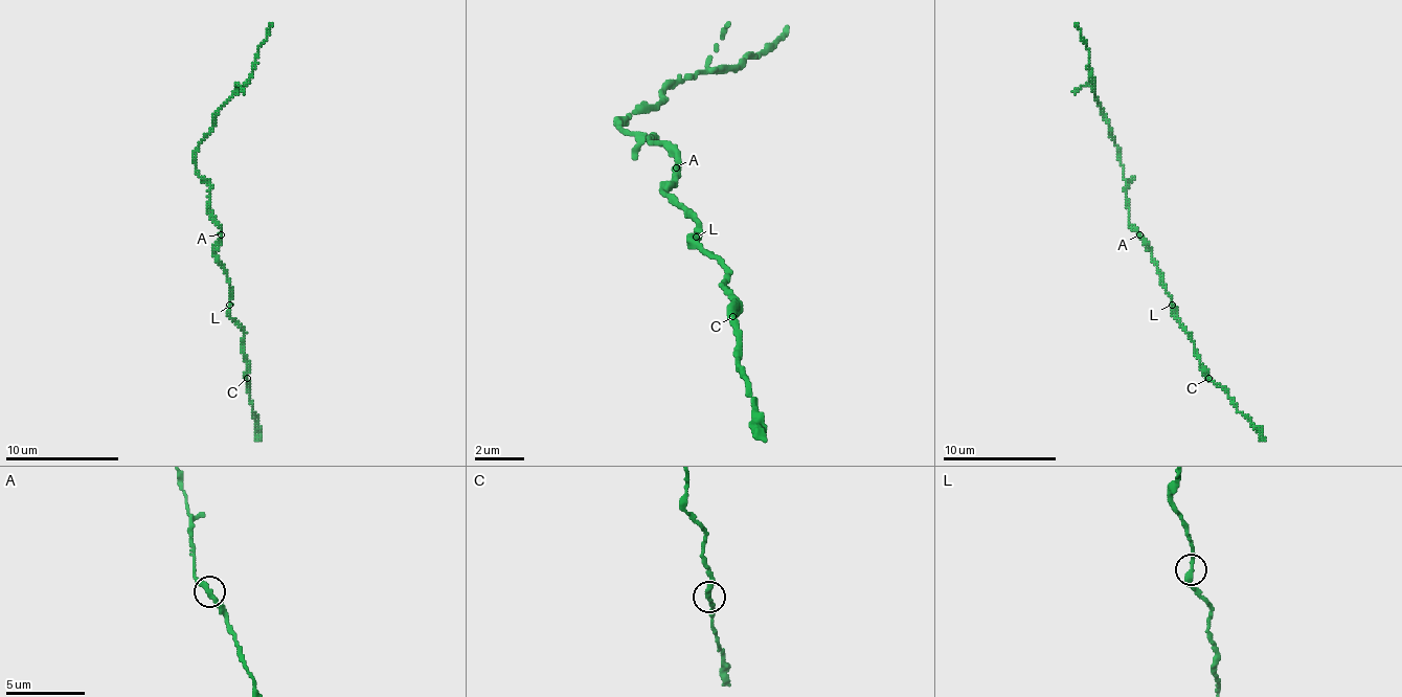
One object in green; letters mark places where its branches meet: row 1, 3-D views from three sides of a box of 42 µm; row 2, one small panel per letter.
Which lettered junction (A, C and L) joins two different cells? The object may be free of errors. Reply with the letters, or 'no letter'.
no letter

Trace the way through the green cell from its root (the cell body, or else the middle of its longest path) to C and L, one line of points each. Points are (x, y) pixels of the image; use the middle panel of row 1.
C: (677, 169), (677, 175), (665, 194), (696, 224), (696, 243), (727, 267), (727, 292), (732, 298), (732, 316)
L: (677, 169), (677, 175), (665, 194), (696, 224), (696, 237)

